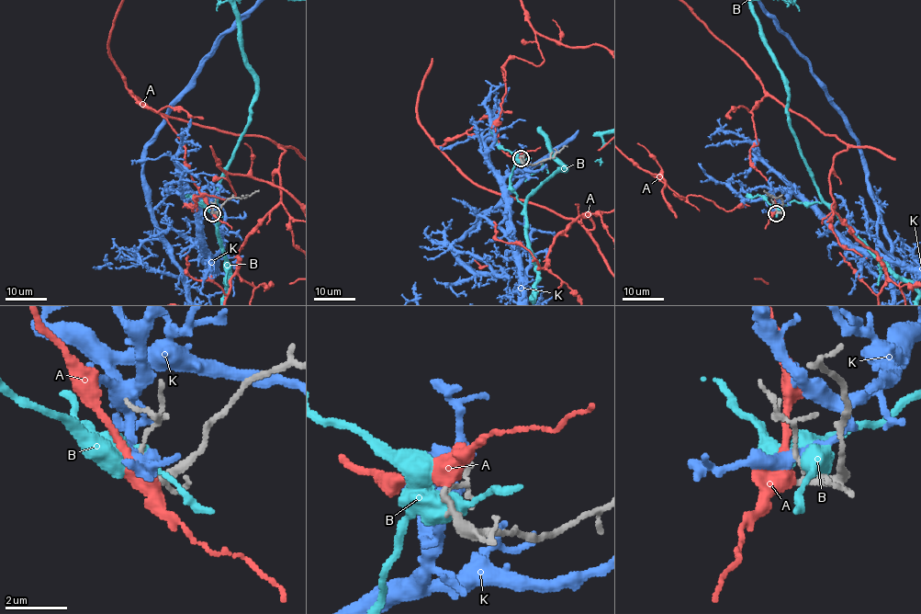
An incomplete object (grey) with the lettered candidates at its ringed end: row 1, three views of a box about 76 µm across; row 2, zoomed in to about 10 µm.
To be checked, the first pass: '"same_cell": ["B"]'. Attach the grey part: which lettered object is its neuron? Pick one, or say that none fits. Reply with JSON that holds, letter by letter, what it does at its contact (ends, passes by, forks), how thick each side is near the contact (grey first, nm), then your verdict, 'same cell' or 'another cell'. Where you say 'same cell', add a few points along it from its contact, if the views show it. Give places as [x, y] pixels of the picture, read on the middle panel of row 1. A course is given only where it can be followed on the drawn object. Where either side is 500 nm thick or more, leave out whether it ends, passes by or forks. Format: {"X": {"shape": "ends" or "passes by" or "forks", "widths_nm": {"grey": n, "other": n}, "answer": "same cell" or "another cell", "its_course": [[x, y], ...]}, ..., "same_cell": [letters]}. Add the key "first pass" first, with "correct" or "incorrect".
{"first pass": "incorrect", "A": {"shape": "passes by", "widths_nm": {"grey": 190, "other": 460}, "answer": "another cell"}, "B": {"widths_nm": {"grey": 240, "other": 550}, "answer": "another cell"}, "K": {"shape": "passes by", "widths_nm": {"grey": 150, "other": 360}, "answer": "another cell"}, "same_cell": []}

